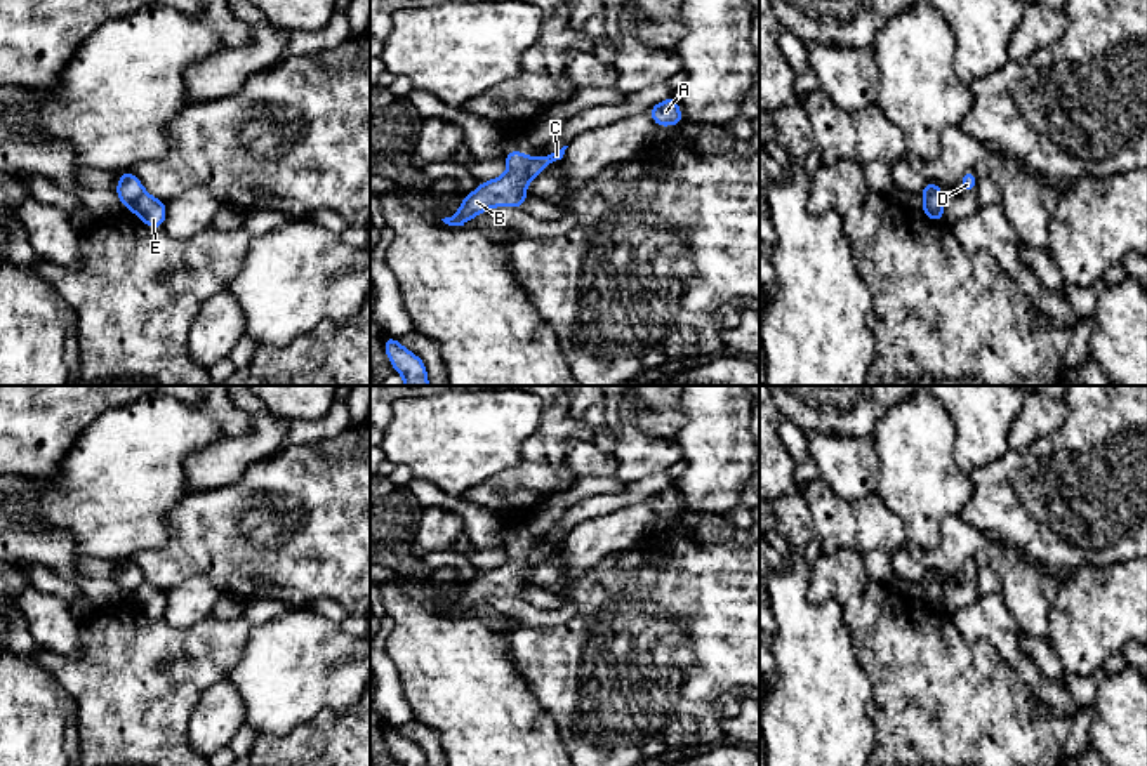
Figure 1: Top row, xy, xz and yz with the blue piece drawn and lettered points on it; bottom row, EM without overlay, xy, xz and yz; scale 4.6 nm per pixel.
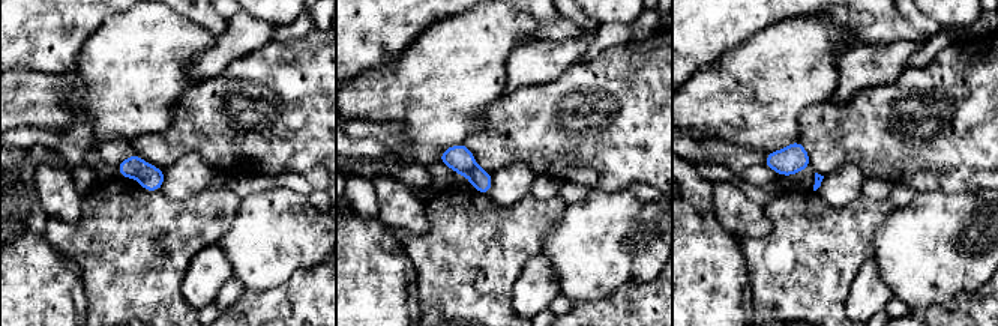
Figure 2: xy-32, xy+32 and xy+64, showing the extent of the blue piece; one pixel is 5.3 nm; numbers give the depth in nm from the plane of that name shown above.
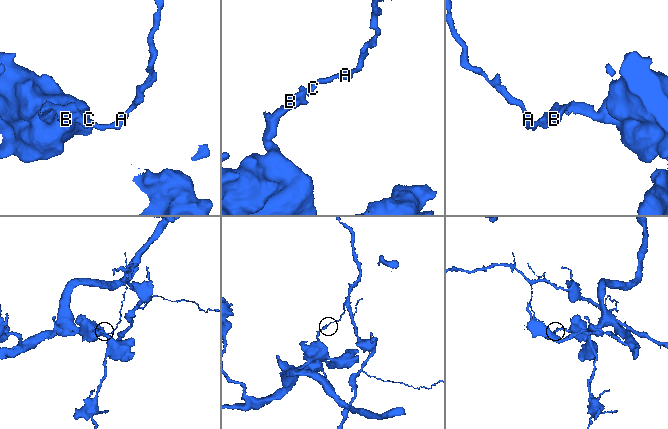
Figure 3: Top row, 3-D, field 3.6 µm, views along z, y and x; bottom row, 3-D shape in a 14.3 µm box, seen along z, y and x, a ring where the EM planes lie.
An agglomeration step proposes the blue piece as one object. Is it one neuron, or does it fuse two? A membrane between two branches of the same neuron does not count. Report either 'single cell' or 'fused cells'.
fused cells

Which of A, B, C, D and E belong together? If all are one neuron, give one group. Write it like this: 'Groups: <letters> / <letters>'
Groups: A C E / B D

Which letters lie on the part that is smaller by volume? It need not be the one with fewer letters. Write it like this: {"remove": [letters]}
{"remove": ["A", "C", "E"]}

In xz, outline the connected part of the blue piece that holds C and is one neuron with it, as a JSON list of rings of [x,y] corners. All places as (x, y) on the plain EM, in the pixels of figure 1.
[[[563,535],[560,540],[554,540],[554,542],[551,542],[551,544],[547,544],[547,545],[535,544],[535,545],[530,549],[530,558],[528,558],[530,570],[534,570],[549,552],[553,552],[553,551],[556,551],[556,549],[561,549],[567,537],[568,537],[568,535]]]

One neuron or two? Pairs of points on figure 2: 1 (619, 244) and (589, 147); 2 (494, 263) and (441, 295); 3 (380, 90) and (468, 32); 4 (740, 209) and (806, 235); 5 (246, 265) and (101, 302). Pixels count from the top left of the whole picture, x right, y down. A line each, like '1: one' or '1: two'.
1: two
2: one
3: one
4: two
5: two

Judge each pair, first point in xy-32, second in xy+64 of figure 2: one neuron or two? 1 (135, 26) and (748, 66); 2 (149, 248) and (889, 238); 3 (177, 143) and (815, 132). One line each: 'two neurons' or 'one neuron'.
1: one neuron
2: two neurons
3: one neuron

